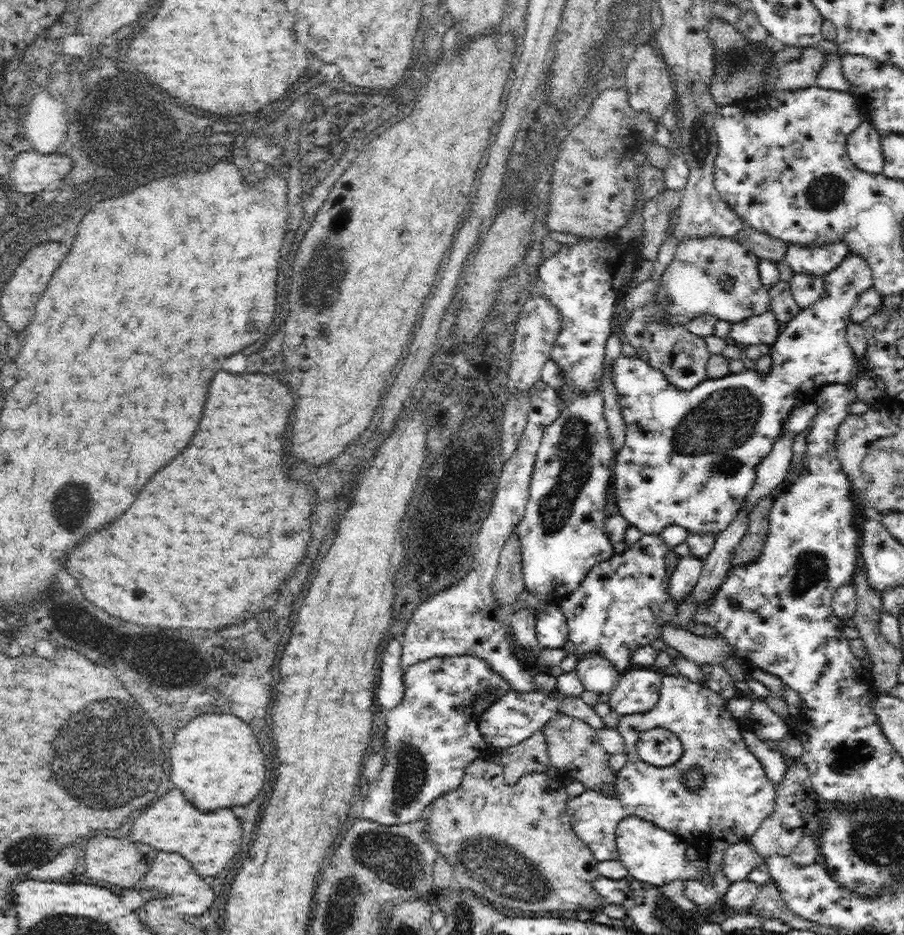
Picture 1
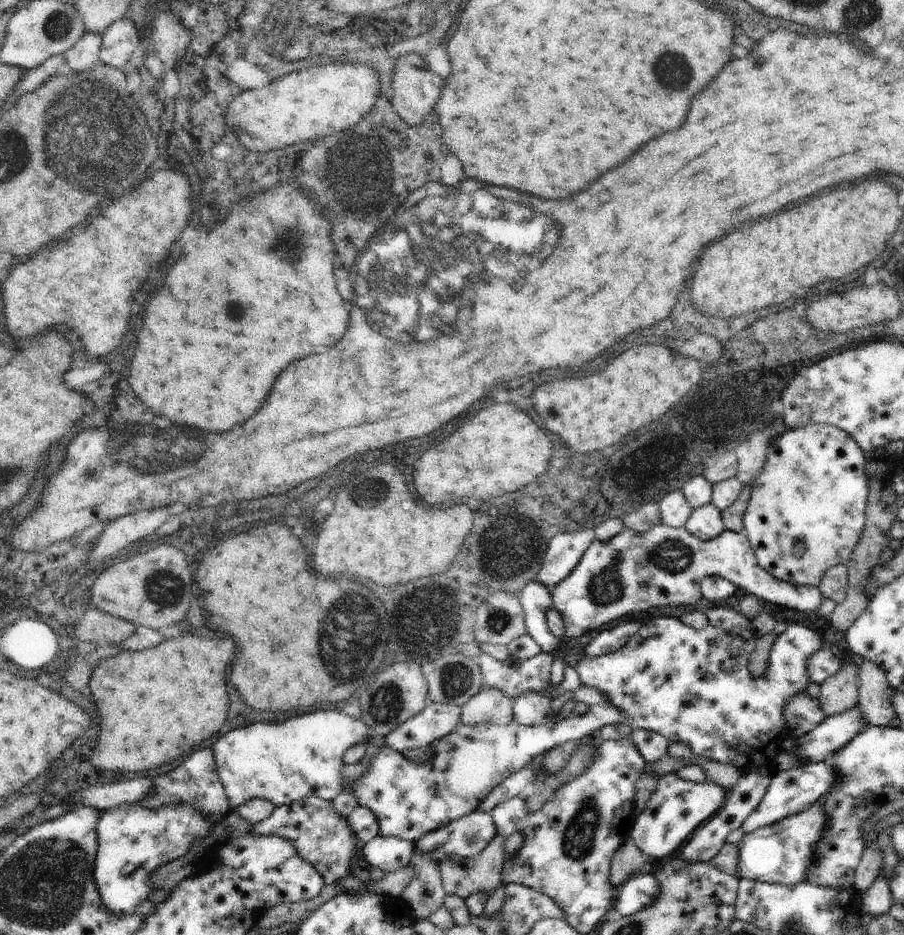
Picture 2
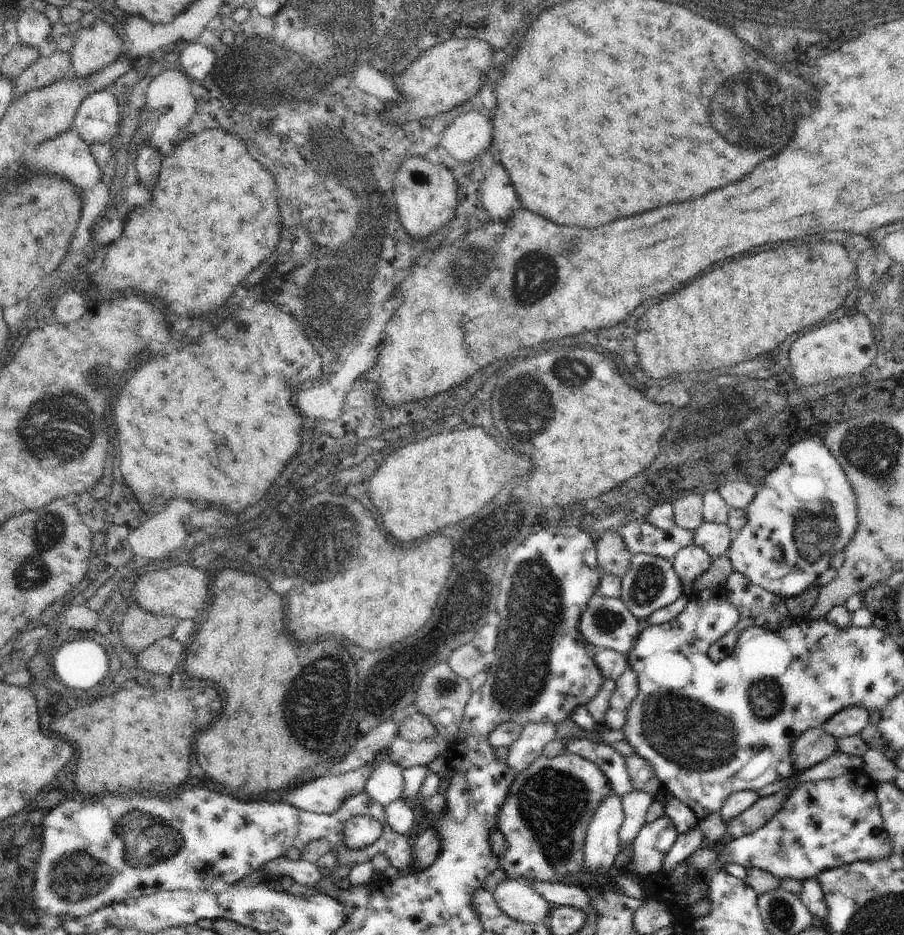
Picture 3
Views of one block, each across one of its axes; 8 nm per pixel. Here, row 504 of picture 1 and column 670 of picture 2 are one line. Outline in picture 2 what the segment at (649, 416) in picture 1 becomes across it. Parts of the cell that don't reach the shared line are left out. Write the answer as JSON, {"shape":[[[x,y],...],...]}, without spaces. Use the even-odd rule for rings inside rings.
{"shape":[[[653,618],[647,620],[641,630],[637,630],[637,634],[631,636],[617,652],[599,658],[581,658],[575,664],[575,672],[579,674],[581,686],[601,690],[611,706],[623,710],[623,714],[631,720],[629,726],[633,730],[659,732],[671,744],[687,742],[691,752],[699,758],[731,764],[737,766],[741,774],[751,774],[753,770],[765,766],[773,768],[773,760],[781,752],[781,740],[787,738],[787,724],[783,718],[785,702],[789,702],[795,694],[807,692],[811,684],[805,668],[807,660],[811,654],[825,648],[821,634],[793,624],[775,638],[765,672],[753,680],[747,670],[747,660],[755,650],[755,642],[755,632],[743,626],[727,632],[707,624],[703,630],[695,630],[675,618]]]}

